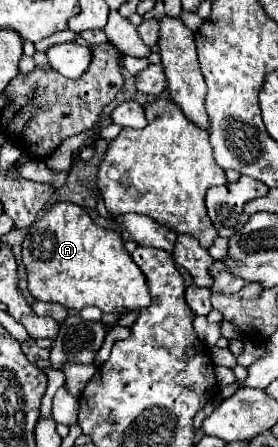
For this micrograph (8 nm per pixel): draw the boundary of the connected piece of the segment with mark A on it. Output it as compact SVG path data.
M72 201L54 203L28 227L22 243L22 261L26 263L28 291L38 301L62 303L76 311L94 305L102 313L122 313L150 305L146 277L124 249L120 233L98 227Z

